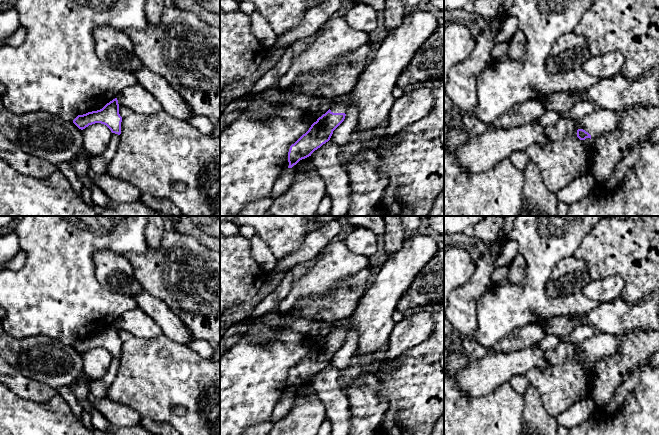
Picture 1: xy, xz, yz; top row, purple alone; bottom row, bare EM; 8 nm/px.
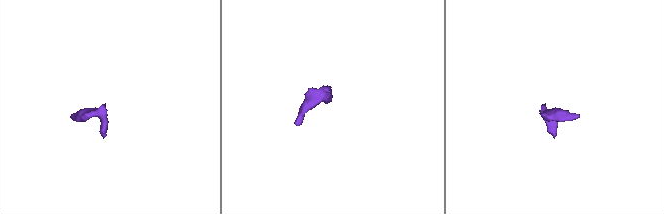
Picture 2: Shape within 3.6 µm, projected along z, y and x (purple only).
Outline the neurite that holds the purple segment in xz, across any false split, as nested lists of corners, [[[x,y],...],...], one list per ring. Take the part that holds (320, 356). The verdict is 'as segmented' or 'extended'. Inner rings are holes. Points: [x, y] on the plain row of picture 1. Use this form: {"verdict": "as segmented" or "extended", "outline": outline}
{"verdict": "extended", "outline": [[[418,231],[406,234],[401,250],[391,256],[384,257],[378,271],[374,274],[374,281],[360,299],[356,309],[349,317],[347,327],[333,329],[325,338],[314,346],[309,354],[303,358],[288,376],[288,392],[292,392],[300,384],[305,383],[328,366],[333,355],[344,345],[349,331],[359,332],[359,341],[356,346],[357,353],[364,357],[372,357],[378,349],[383,347],[395,325],[393,313],[399,301],[410,287],[411,283],[426,264],[436,255],[438,247],[429,231]]]}

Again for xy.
{"verdict": "extended", "outline": [[[139,307],[125,312],[115,323],[107,327],[102,333],[78,339],[73,347],[81,354],[89,349],[101,347],[106,349],[112,357],[121,358],[122,341],[119,331],[124,330],[133,337],[152,339],[162,334],[161,328]]]}

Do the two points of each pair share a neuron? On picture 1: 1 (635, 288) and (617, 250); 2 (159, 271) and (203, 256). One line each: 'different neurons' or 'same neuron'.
1: same neuron
2: same neuron

